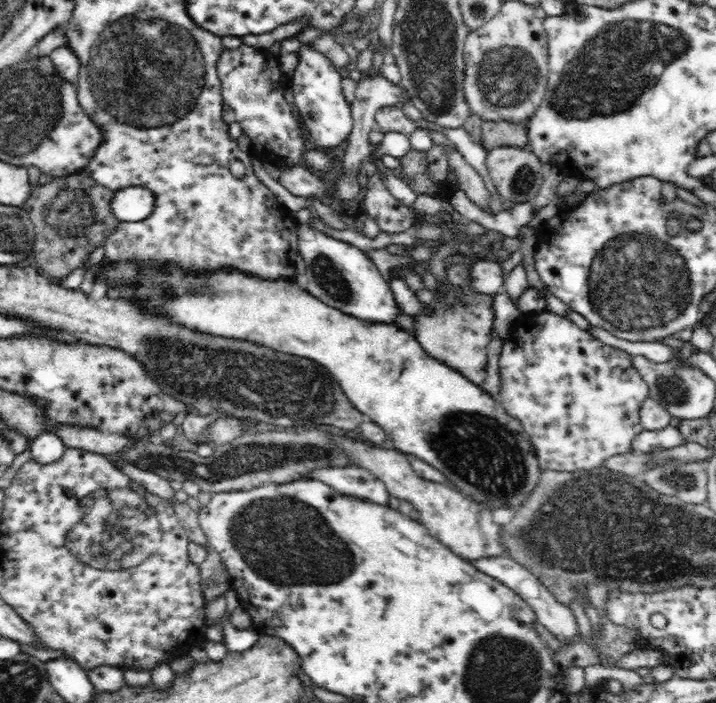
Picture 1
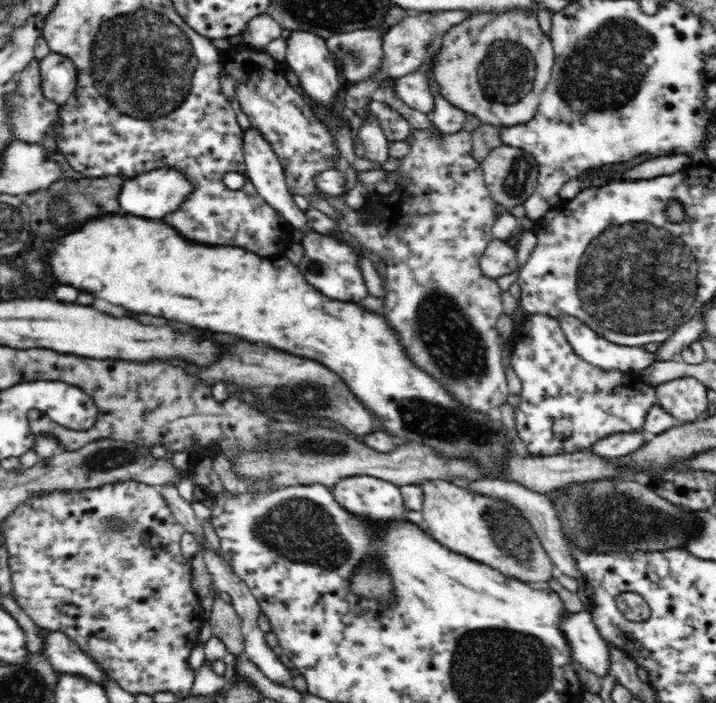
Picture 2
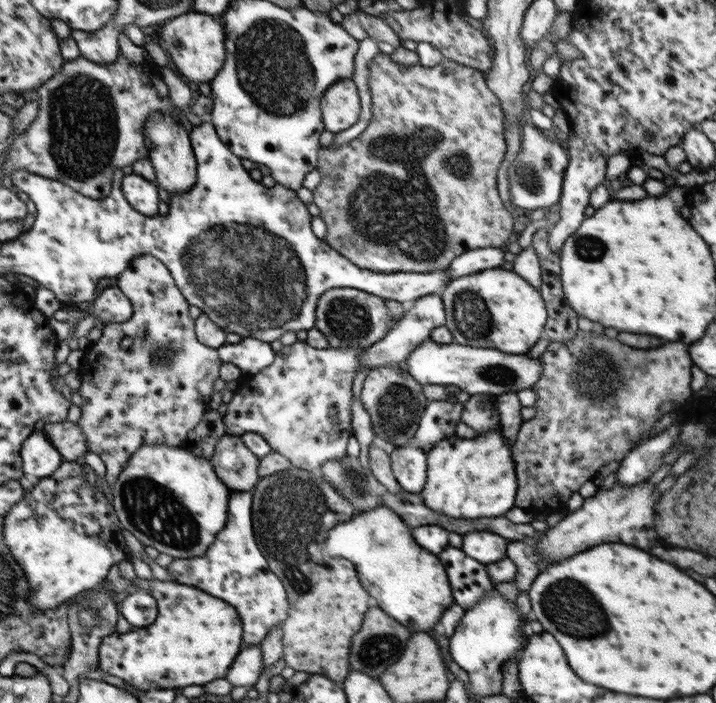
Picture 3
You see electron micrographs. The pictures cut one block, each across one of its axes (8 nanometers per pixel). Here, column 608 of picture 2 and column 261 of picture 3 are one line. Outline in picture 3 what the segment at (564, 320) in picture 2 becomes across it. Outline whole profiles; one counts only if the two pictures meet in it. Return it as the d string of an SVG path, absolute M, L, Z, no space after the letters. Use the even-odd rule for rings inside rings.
M243 337L239 343L226 342L217 351L220 360L235 364L242 373L251 375L269 367L275 359L270 342L262 342L254 337Z

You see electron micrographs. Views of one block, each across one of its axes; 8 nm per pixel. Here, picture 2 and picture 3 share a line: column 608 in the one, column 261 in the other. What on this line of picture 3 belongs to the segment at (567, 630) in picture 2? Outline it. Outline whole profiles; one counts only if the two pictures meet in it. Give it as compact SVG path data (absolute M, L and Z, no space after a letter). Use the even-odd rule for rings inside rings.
M252 645L252 647L242 648L225 678L233 687L254 687L263 670L262 649L260 645Z

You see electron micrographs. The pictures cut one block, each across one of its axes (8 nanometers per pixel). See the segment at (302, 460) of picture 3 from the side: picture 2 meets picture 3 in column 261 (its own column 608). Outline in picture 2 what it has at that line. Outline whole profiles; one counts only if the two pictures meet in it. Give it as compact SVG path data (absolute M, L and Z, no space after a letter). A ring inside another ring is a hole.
M525 315L524 319L514 326L514 350L510 354L510 364L513 367L516 375L521 381L522 390L520 392L520 402L514 407L514 419L518 438L525 444L530 454L534 456L552 456L561 455L564 453L580 452L589 450L589 448L598 440L604 437L615 435L618 433L643 432L646 414L652 406L657 404L657 396L655 387L649 385L643 386L643 382L639 382L638 376L634 376L632 372L626 374L622 371L606 371L601 368L596 368L593 364L582 360L571 347L571 344L566 340L564 331L561 329L559 319L552 318L546 315Z

